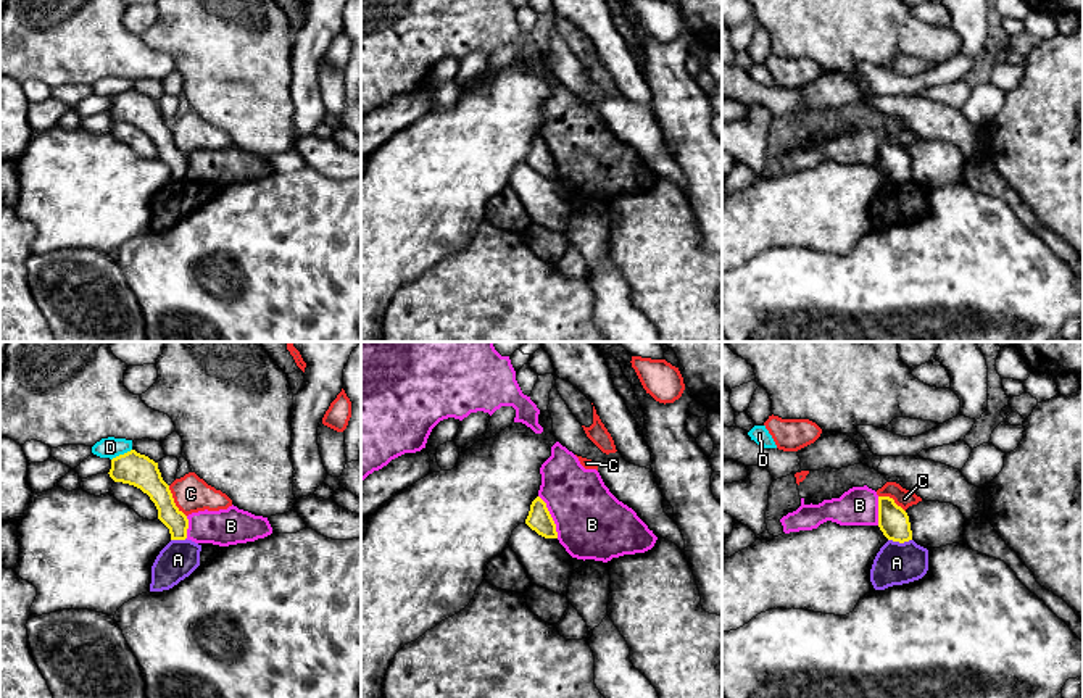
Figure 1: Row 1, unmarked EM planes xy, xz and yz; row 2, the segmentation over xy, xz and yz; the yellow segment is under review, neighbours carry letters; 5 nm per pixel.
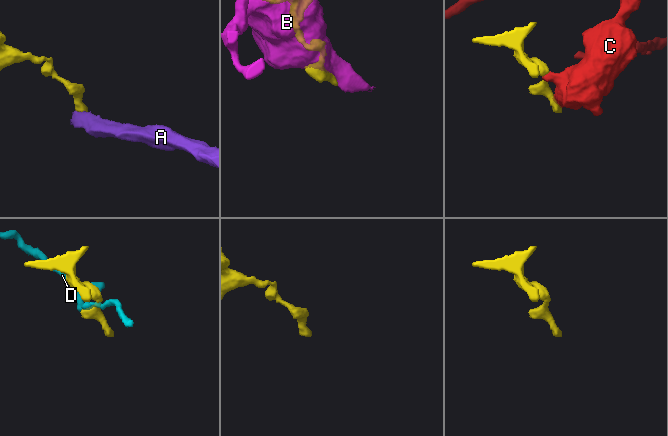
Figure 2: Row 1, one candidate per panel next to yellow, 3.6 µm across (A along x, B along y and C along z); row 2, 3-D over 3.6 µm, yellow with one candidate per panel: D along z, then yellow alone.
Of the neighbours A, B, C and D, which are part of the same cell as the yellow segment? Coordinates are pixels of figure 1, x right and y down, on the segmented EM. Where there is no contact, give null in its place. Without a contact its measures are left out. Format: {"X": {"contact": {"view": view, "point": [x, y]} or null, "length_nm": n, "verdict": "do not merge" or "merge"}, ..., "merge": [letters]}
{"A": {"contact": {"view": "yz", "point": [900, 542]}, "length_nm": 120, "verdict": "do not merge"}, "B": {"contact": {"view": "xz", "point": [550, 516]}, "length_nm": 240, "verdict": "do not merge"}, "C": {"contact": {"view": "xy", "point": [173, 502]}, "length_nm": 180, "verdict": "do not merge"}, "D": {"contact": {"view": "xy", "point": [121, 455]}, "length_nm": 120, "verdict": "do not merge"}, "merge": []}

